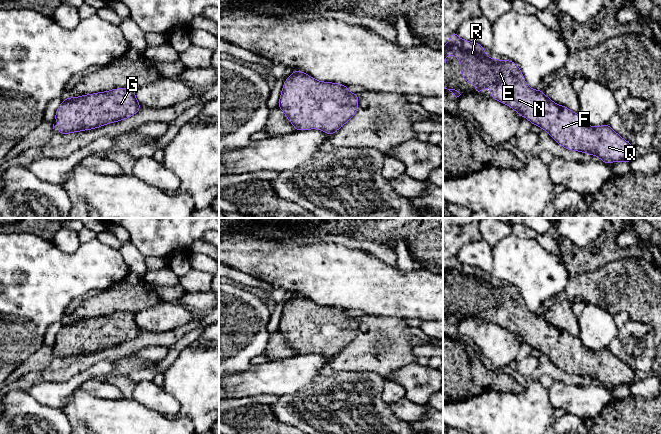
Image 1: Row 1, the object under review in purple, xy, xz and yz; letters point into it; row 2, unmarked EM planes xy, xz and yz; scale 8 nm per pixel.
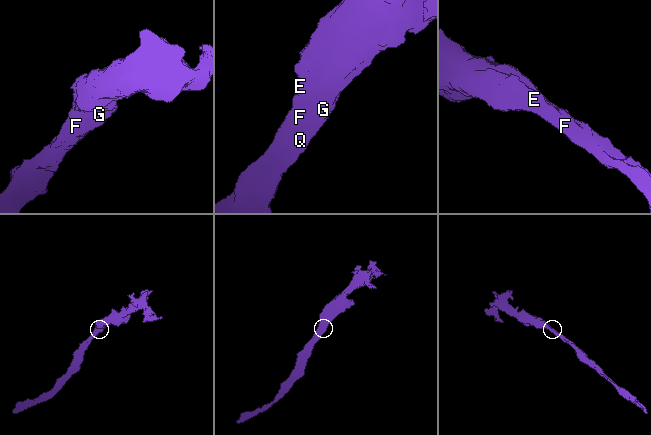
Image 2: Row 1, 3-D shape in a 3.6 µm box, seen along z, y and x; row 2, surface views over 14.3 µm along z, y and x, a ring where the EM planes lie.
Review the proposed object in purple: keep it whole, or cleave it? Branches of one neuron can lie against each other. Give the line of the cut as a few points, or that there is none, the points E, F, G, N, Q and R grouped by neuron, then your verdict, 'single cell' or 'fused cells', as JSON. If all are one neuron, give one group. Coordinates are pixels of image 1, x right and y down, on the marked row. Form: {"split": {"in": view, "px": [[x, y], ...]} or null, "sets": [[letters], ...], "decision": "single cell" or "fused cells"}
{"split": null, "sets": [["E", "F", "G", "N", "Q", "R"]], "decision": "single cell"}

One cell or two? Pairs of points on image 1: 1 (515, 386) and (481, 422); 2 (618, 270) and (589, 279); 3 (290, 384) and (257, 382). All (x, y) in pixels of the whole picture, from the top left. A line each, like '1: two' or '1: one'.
1: two
2: one
3: one

